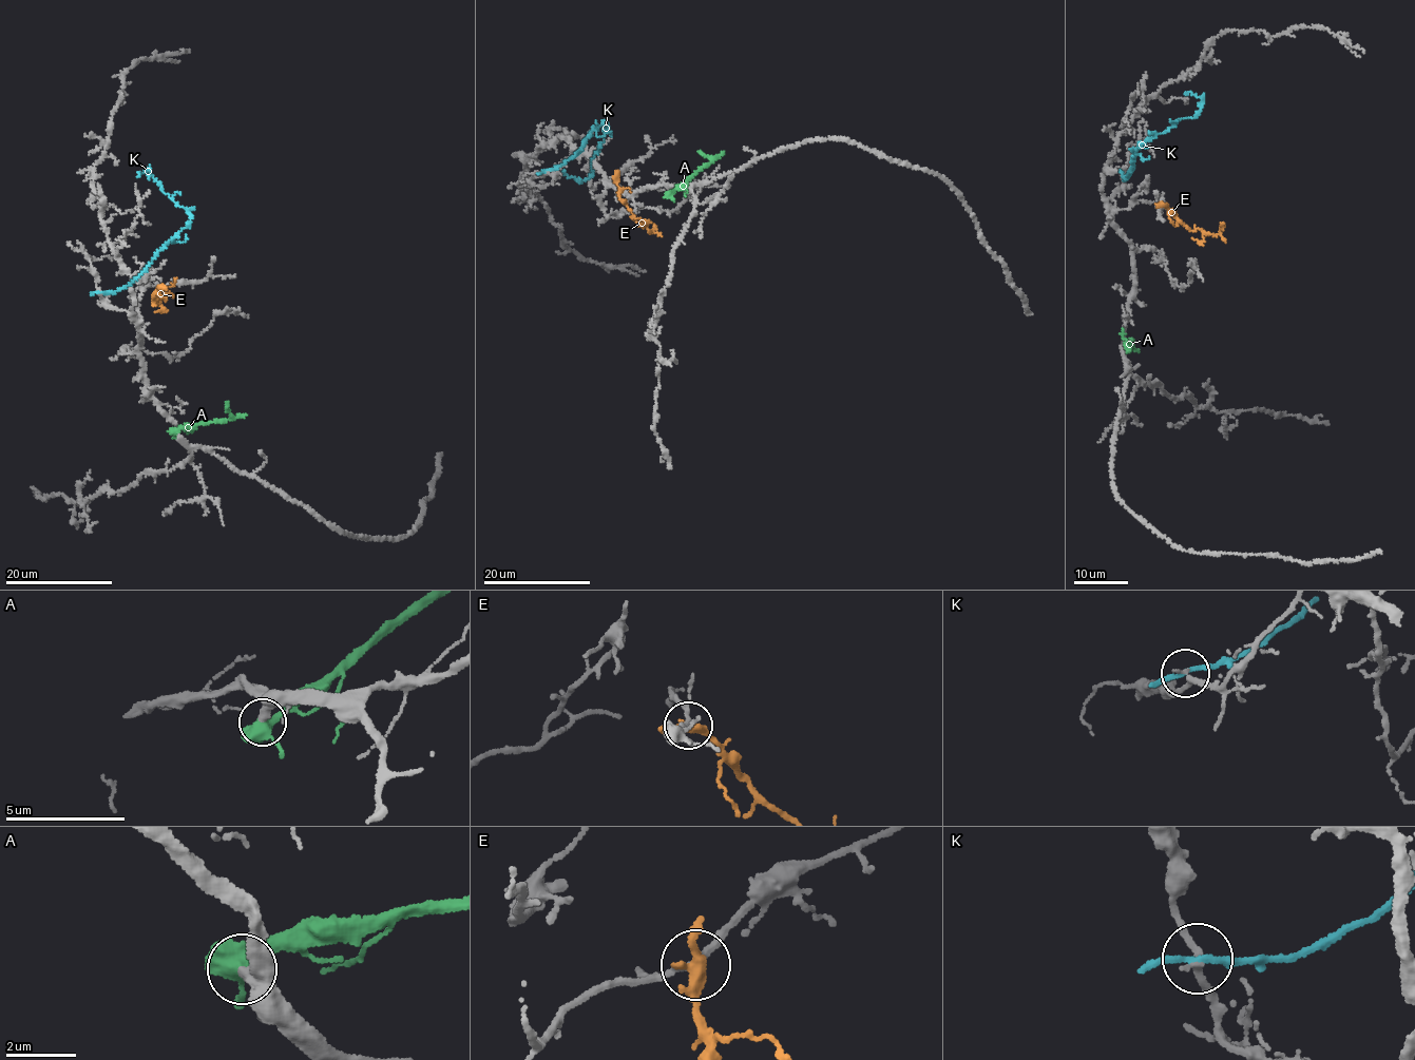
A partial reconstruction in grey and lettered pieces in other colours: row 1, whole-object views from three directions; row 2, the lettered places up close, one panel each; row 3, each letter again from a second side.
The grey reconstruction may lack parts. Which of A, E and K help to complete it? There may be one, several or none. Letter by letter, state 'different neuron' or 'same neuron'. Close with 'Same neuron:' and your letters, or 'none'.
A: same neuron
E: different neuron
K: different neuron
Same neuron: A

